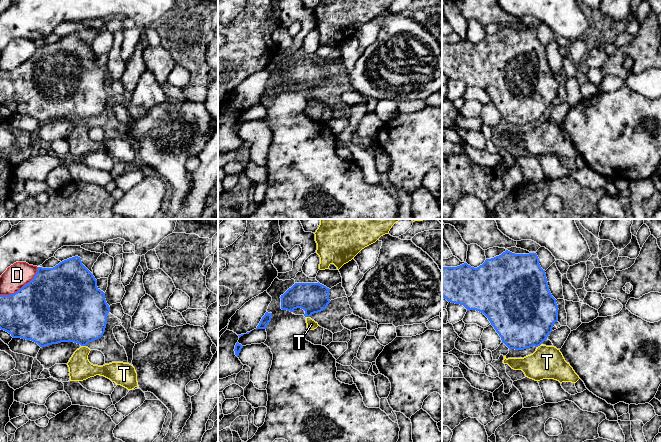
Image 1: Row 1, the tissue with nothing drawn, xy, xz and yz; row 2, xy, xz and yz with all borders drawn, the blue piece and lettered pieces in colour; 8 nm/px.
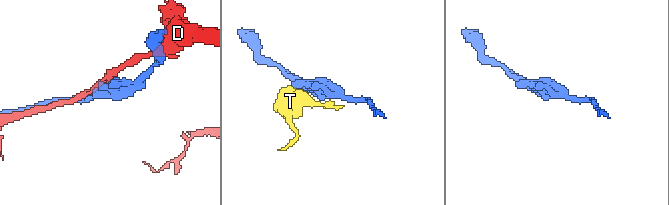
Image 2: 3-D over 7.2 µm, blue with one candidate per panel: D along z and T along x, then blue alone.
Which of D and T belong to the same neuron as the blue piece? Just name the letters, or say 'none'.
none

